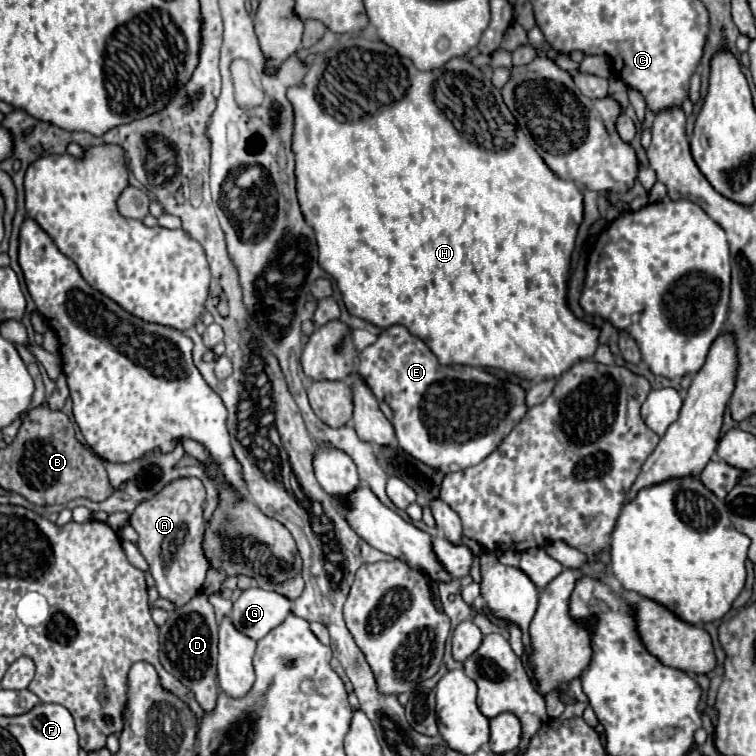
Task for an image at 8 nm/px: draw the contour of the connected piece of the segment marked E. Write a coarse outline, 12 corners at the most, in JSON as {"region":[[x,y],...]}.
{"region":[[404,326],[360,352],[398,446],[440,472],[482,462],[524,390],[442,366]]}

